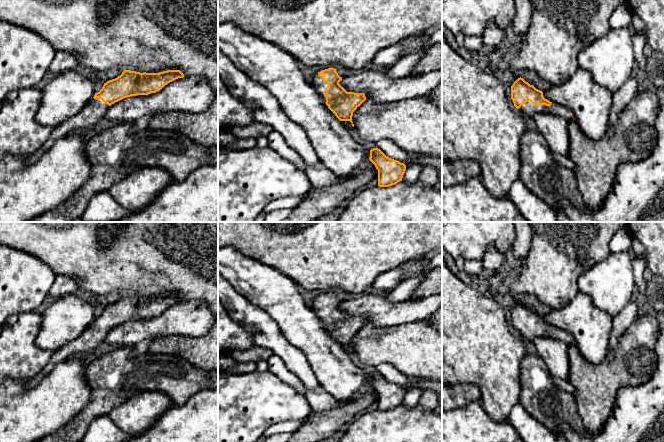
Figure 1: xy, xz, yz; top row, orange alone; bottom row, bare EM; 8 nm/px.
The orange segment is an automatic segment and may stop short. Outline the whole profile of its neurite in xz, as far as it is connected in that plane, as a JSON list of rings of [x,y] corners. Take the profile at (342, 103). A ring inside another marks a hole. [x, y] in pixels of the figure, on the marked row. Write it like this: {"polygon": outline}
{"polygon": [[[331,67],[331,68],[328,68],[328,69],[325,69],[325,70],[322,70],[322,71],[320,71],[320,72],[316,73],[316,74],[314,75],[313,79],[311,80],[311,83],[312,83],[312,85],[316,88],[316,90],[318,91],[318,93],[324,98],[324,100],[326,101],[326,105],[327,105],[328,108],[335,114],[335,116],[336,116],[340,121],[350,121],[350,122],[352,123],[352,126],[354,127],[354,124],[353,124],[353,122],[352,122],[353,112],[366,100],[366,97],[365,97],[365,94],[364,94],[364,93],[347,92],[347,91],[339,84],[339,82],[340,82],[341,80],[342,80],[342,77],[340,77],[340,76],[338,75],[336,69]]]}

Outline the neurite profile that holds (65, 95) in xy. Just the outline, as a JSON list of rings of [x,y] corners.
[[[77,70],[52,76],[41,89],[37,123],[55,128],[77,115],[95,95],[92,80]]]

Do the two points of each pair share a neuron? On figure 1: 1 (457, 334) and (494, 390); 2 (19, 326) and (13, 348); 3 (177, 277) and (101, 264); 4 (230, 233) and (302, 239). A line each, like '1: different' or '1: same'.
1: same
2: same
3: same
4: same

